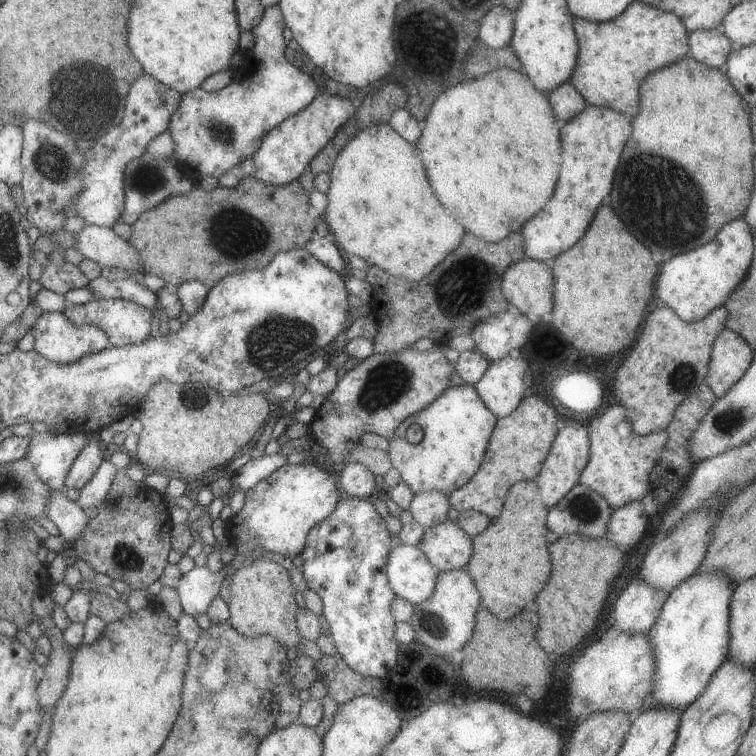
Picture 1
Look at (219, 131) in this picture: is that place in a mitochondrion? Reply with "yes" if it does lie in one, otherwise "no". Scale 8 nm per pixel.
yes

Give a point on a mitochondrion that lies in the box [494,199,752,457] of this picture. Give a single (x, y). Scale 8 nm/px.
(684, 377)

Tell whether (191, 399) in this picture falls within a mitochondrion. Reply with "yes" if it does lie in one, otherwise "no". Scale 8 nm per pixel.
yes

